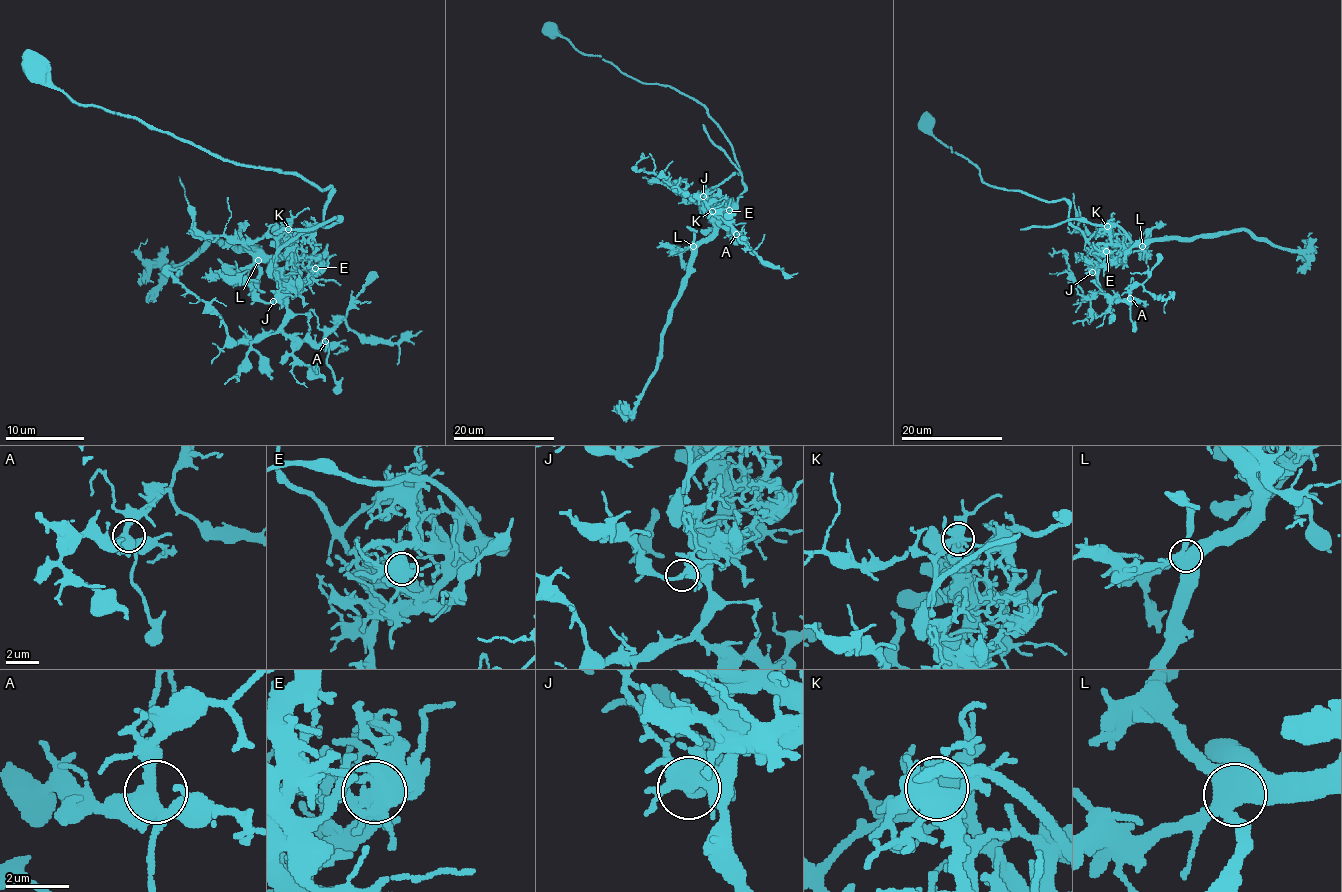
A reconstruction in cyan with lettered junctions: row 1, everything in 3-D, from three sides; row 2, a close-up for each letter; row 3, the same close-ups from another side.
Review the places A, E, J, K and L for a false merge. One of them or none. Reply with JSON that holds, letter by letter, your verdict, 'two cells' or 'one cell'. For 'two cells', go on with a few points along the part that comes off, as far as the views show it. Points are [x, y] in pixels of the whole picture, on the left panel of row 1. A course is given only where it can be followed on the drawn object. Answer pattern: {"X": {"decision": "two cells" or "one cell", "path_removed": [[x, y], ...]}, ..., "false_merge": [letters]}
{"A": {"decision": "one cell"}, "E": {"decision": "one cell"}, "J": {"decision": "one cell"}, "K": {"decision": "two cells", "path_removed": [[288, 228], [292, 258], [268, 260], [211, 234], [177, 266], [147, 264], [140, 244], [147, 238]]}, "L": {"decision": "one cell"}, "false_merge": ["K"]}

